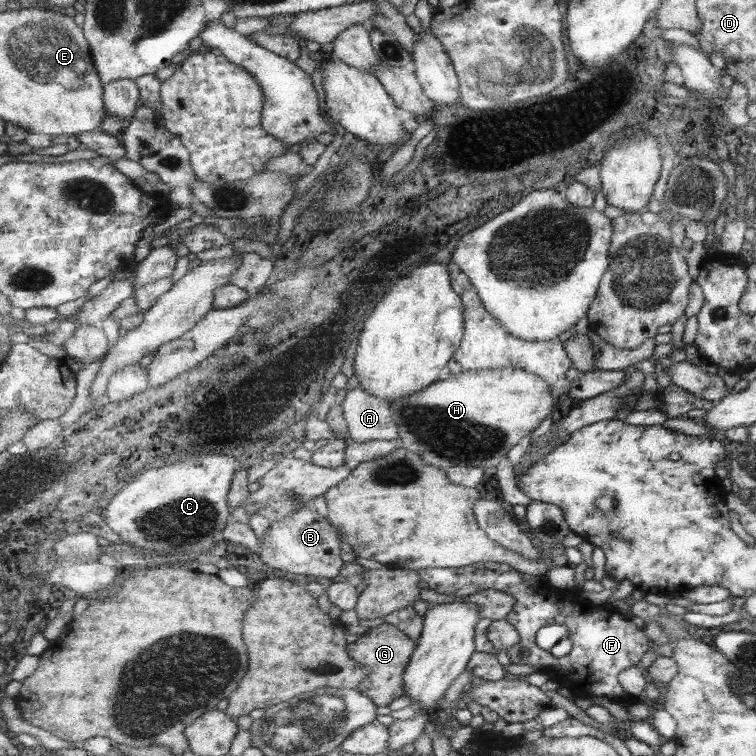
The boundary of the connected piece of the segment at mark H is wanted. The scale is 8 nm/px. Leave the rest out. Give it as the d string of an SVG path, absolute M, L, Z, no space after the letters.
M501 368L499 370L471 370L463 374L451 375L448 374L447 379L433 383L429 388L421 390L419 393L413 393L409 397L403 397L401 400L393 401L390 404L393 410L393 416L397 424L399 424L401 446L420 454L429 465L437 466L439 468L448 469L452 466L466 466L466 467L485 467L492 471L507 454L509 450L519 444L522 438L525 438L529 432L533 432L539 426L547 426L549 422L555 417L559 409L559 396L553 394L553 388L549 386L549 382L545 382L545 378L539 375L530 374L528 371L519 368Z

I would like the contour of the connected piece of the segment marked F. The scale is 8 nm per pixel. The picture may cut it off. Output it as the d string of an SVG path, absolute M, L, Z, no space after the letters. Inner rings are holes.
M481 562L456 569L425 568L419 570L422 580L437 592L452 595L455 590L461 590L463 586L472 584L478 585L481 590L495 589L517 597L517 604L506 619L516 626L521 635L521 642L506 652L510 662L545 666L545 672L549 674L549 678L567 686L573 699L599 696L623 706L626 706L628 702L644 702L651 709L662 708L657 703L659 692L661 692L657 682L651 679L643 696L627 694L619 682L619 674L627 668L638 666L639 660L650 651L649 645L651 646L652 642L645 635L642 627L635 626L629 618L619 612L611 614L607 610L597 610L595 604L581 597L580 590L577 588L566 591L547 583L543 586L534 586L523 575L509 563L495 562ZM549 624L569 626L569 634L575 644L569 654L558 657L548 650L543 650L537 644L537 633ZM523 652L529 652L529 656L521 656ZM558 668L562 669L562 675L550 675L550 671L558 672Z

